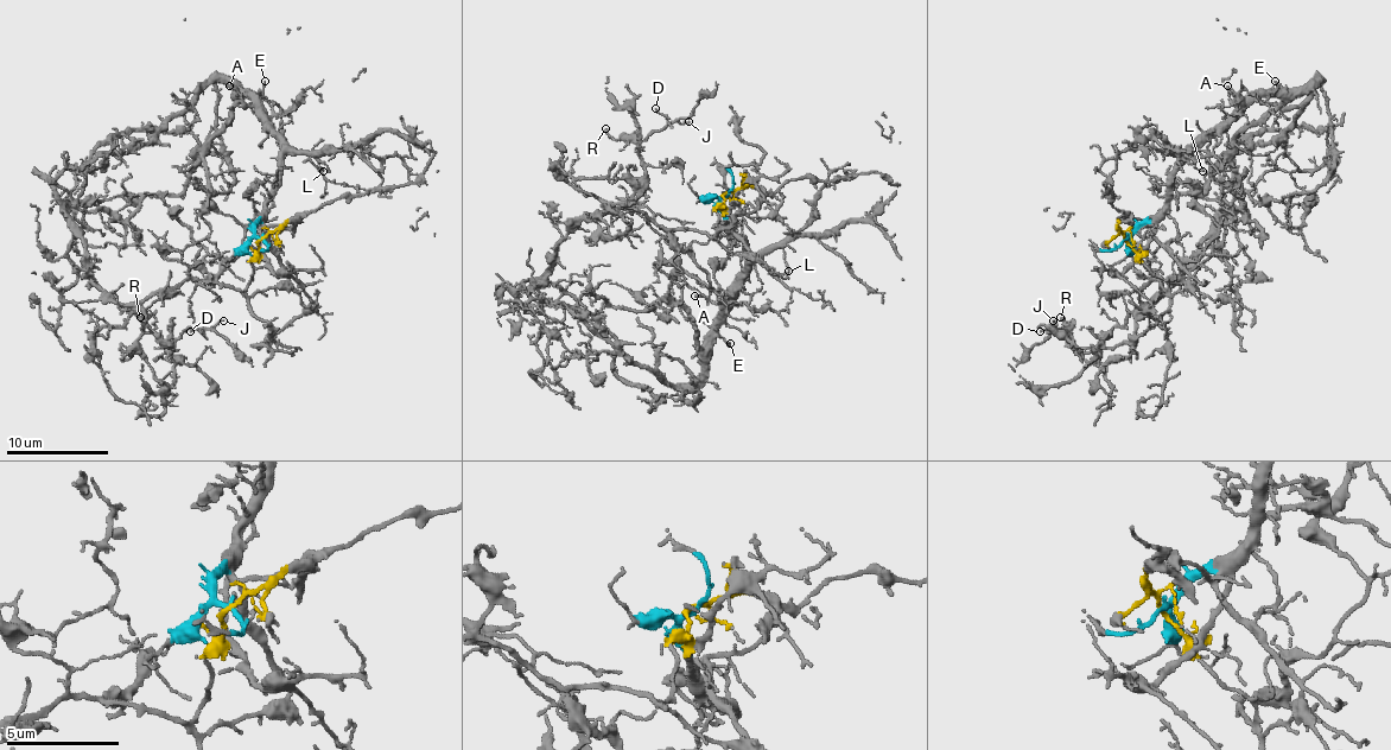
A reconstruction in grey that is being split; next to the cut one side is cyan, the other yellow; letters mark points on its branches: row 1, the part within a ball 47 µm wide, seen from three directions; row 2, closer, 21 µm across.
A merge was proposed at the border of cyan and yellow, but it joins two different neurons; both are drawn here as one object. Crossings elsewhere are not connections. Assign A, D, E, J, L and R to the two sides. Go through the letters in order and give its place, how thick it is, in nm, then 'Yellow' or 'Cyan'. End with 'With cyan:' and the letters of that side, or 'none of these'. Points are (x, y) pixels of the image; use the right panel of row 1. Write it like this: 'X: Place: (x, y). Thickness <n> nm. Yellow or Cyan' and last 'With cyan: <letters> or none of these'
A: Place: (1227, 86). Thickness 130 nm. Cyan
D: Place: (1040, 331). Thickness 100 nm. Yellow
E: Place: (1275, 81). Thickness 80 nm. Cyan
J: Place: (1053, 321). Thickness 110 nm. Yellow
L: Place: (1202, 171). Thickness 90 nm. Cyan
R: Place: (1060, 317). Thickness 160 nm. Yellow
With cyan: A, E, L

